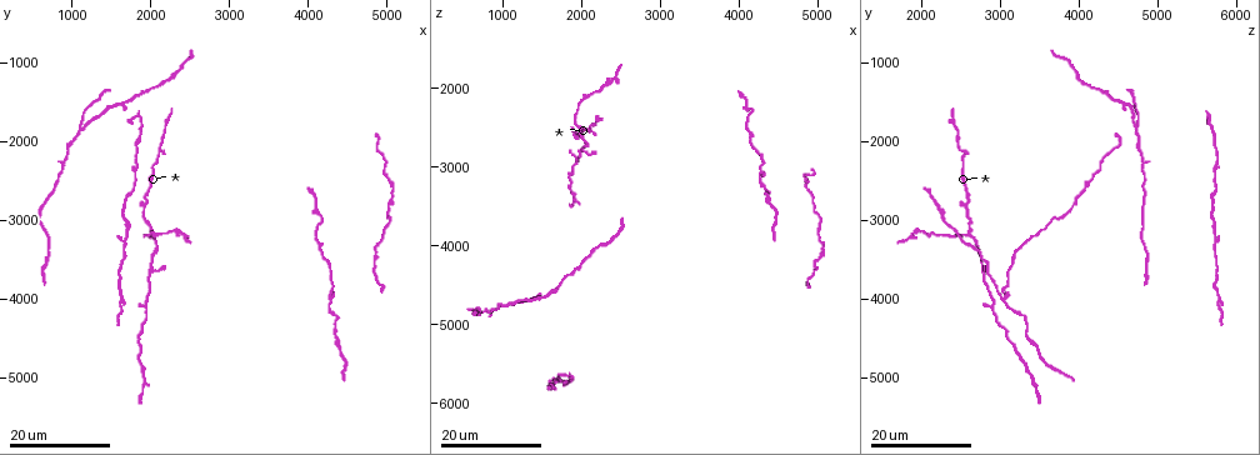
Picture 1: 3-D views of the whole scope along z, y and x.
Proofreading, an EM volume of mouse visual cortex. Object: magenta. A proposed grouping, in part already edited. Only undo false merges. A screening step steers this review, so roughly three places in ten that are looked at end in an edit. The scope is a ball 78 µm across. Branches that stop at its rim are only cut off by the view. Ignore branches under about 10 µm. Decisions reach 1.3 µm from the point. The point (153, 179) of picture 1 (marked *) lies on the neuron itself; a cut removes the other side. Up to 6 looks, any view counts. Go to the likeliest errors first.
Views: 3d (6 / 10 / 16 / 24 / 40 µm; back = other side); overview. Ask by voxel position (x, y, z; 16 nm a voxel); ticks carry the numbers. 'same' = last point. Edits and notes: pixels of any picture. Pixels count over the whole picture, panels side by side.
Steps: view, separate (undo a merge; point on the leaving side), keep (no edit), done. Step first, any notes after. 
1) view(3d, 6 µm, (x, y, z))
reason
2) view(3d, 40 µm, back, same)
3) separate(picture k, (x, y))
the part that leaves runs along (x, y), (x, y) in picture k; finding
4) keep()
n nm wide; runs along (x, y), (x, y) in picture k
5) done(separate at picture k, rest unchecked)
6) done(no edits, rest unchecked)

view(3d, 24 µm, (2000, 3200, 2600))
two arms in line, one across

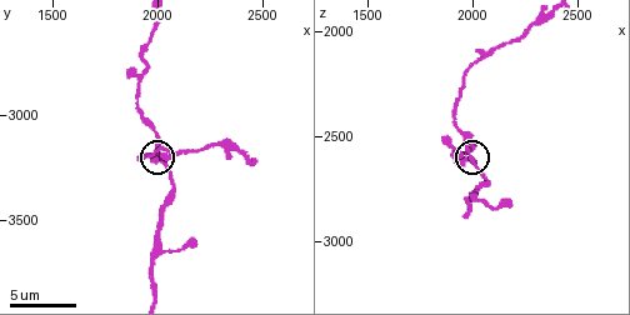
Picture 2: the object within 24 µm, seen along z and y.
view(3d, 10 µm, same)

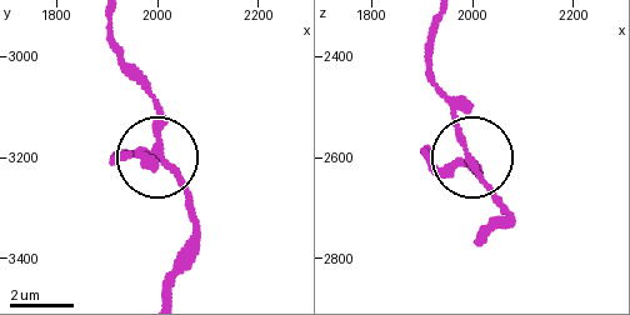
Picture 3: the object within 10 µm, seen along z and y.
keep()
side arm 42 µm; runs along (426, 146), (443, 171), (466, 160), (505, 209) in picture 3; all the same neuron

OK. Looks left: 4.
view(3d, 16 µm, (1650, 3250, 5750))
sudden change in width

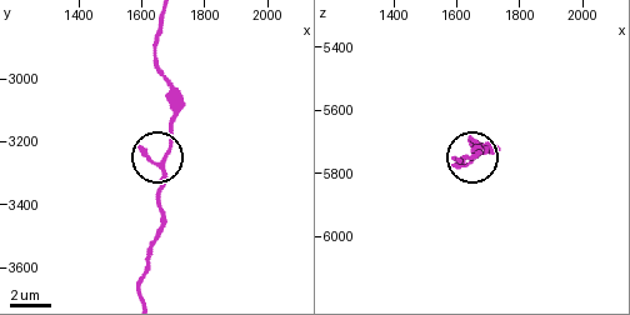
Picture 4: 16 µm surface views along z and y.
view(3d, 6 µm, same)

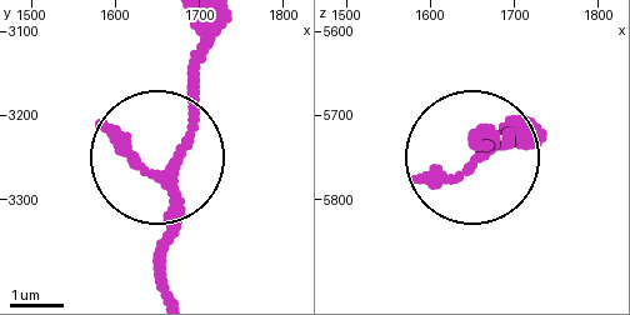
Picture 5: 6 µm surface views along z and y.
view(3d, 6 µm, back, same)

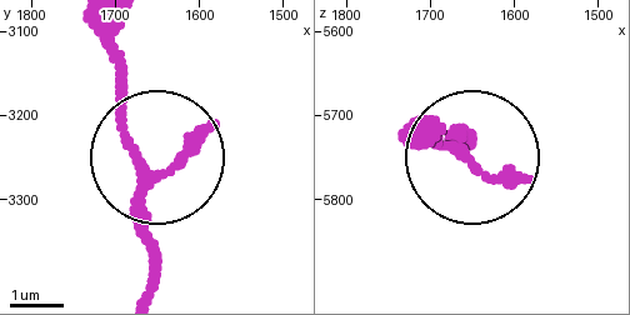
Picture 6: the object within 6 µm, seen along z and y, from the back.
keep()
runs along (123, 23), (114, 76), (149, 170), (140, 224), (154, 286) in picture 6; one neuron here

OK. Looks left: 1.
done(no edits, rest unchecked)

